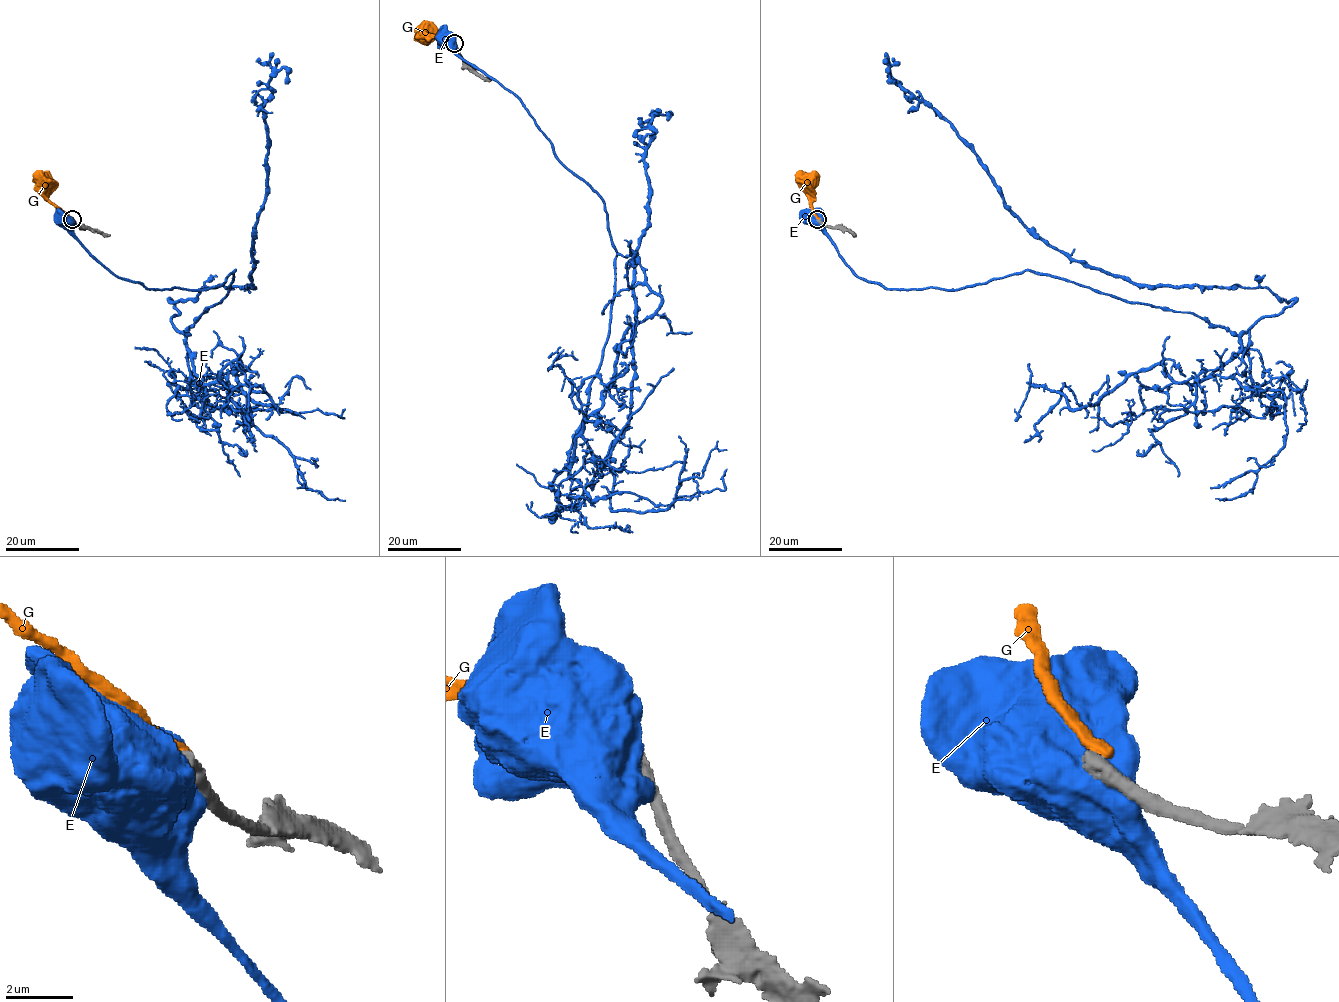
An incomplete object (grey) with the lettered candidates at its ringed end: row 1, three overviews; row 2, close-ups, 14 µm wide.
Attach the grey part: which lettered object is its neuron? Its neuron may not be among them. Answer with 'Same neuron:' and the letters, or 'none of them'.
Same neuron: none of them

